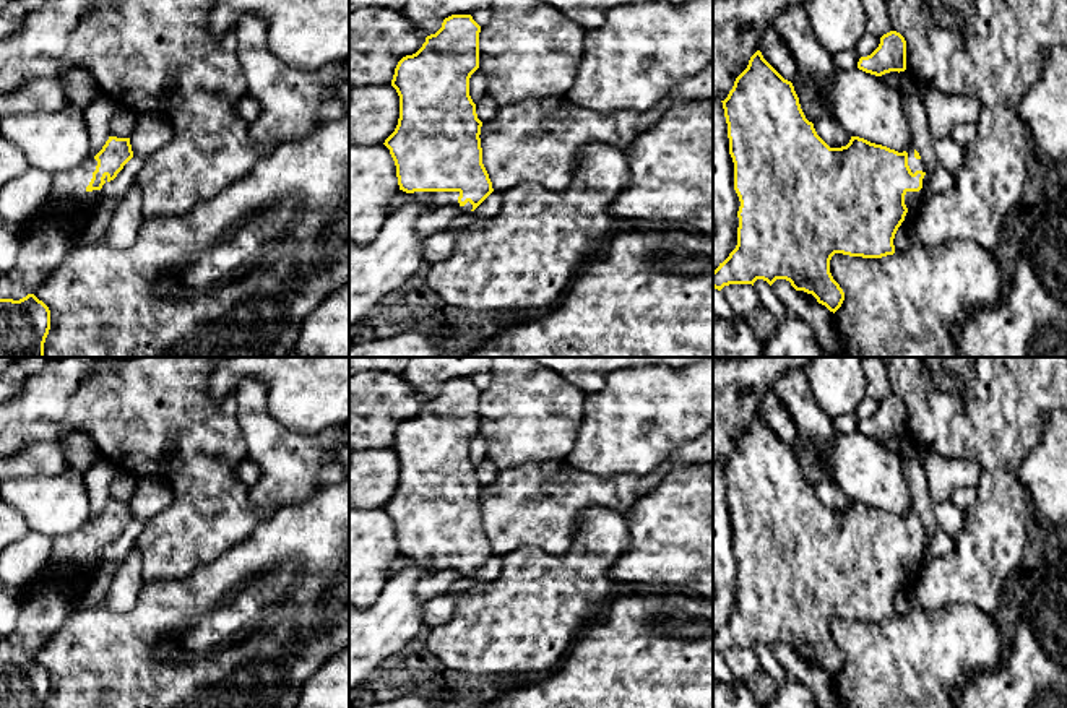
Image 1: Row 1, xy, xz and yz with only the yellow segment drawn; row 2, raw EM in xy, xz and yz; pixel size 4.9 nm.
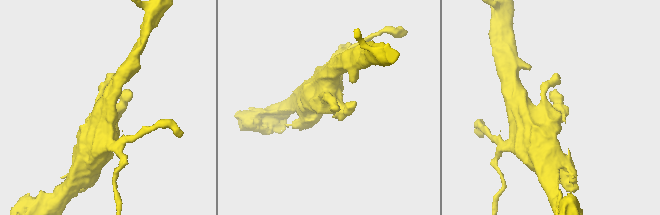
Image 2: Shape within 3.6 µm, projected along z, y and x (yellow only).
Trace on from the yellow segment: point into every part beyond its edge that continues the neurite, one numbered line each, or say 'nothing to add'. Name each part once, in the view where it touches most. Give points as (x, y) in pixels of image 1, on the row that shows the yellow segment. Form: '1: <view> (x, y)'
1: yz (913, 200)

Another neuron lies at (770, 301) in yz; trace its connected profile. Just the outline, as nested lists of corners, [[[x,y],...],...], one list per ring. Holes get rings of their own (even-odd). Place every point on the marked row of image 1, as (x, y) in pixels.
[[[757,279],[754,287],[758,294],[762,307],[767,309],[780,323],[786,320],[796,318],[796,315],[789,310],[789,307],[775,294],[771,286],[763,281]]]

